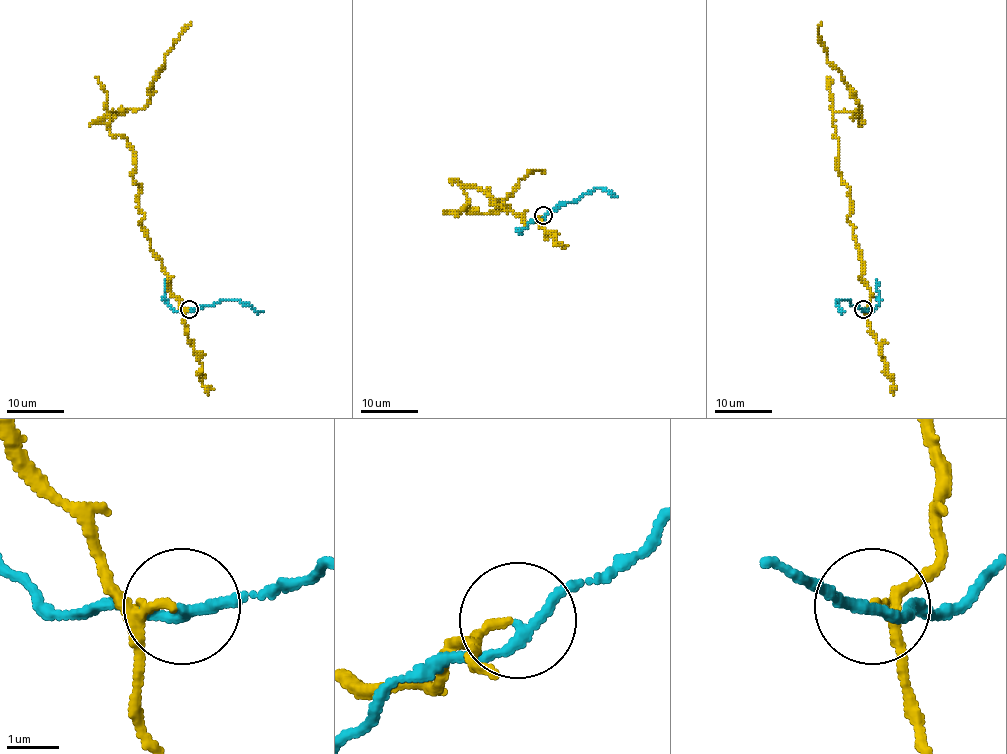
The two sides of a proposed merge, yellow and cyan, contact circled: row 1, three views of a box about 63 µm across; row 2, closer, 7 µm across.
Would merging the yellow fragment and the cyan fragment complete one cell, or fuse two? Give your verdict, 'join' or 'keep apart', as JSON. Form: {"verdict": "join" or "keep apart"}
{"verdict": "keep apart"}

